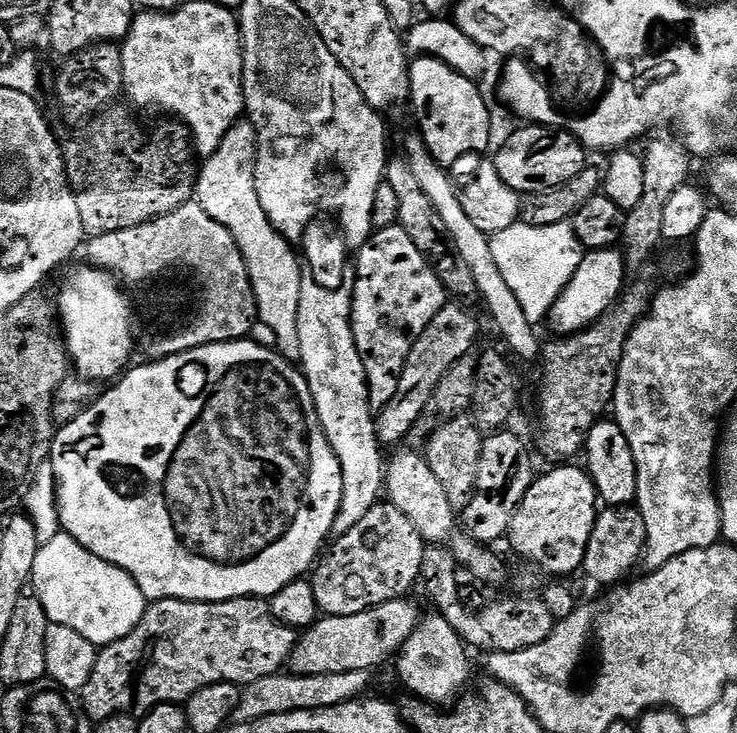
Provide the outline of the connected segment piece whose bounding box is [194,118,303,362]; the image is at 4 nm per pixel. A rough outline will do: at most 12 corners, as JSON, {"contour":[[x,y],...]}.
{"contour":[[237,120],[199,165],[194,200],[250,270],[275,351],[300,358],[302,260],[256,189],[256,131]]}

